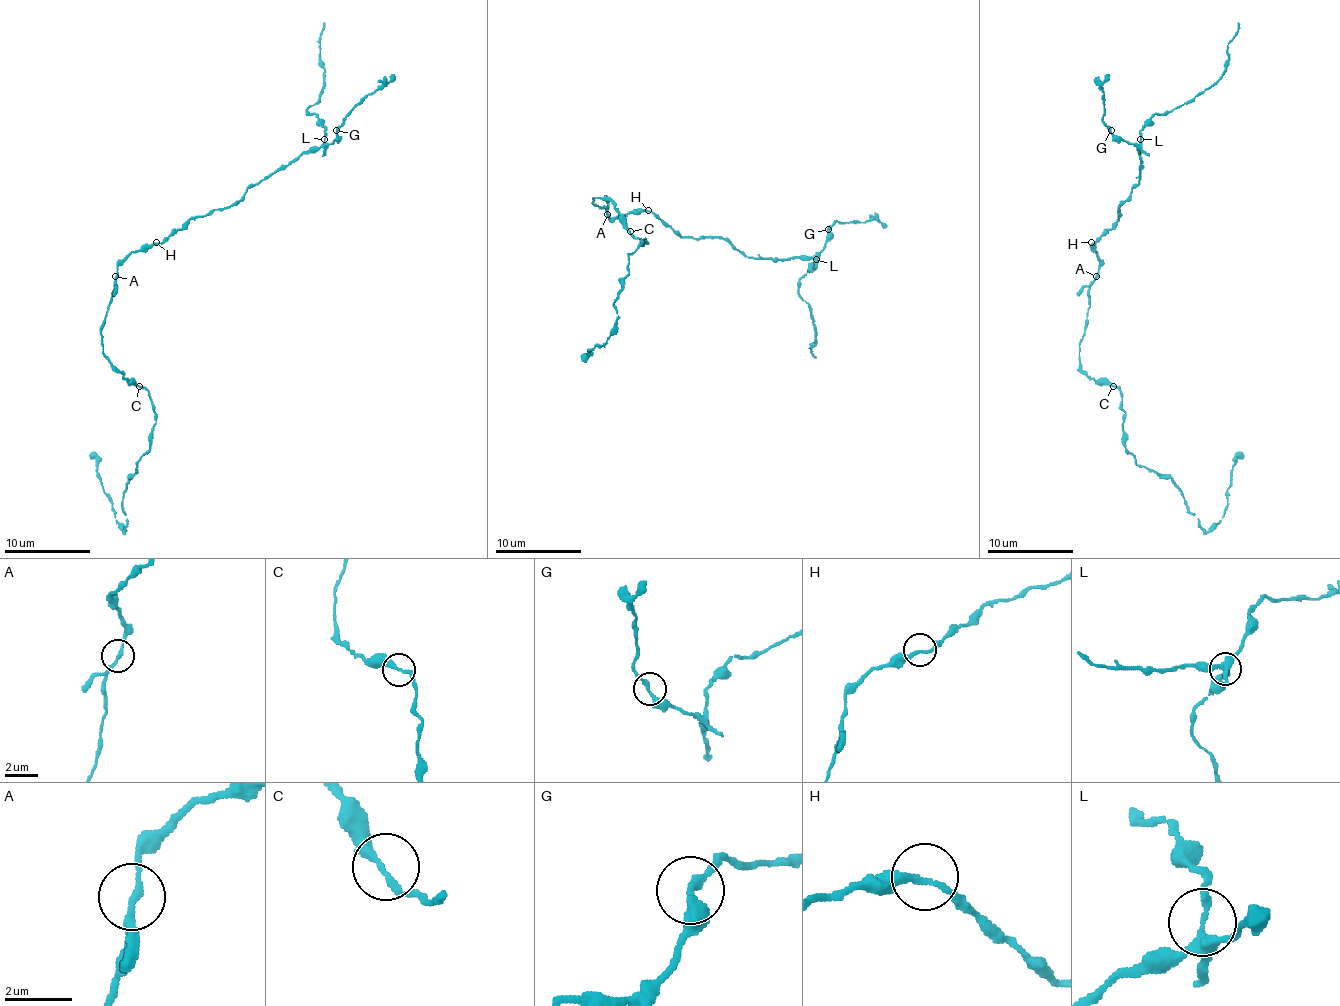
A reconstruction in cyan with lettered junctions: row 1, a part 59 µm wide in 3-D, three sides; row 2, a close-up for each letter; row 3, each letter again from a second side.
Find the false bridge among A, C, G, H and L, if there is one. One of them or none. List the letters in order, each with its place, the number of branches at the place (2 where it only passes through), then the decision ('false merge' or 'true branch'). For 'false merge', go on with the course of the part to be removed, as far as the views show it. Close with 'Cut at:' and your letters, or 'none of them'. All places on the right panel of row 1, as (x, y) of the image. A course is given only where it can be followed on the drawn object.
A: (1096, 276) | 2 | true branch
C: (1113, 386) | 2 | true branch
G: (1111, 130) | 2 | true branch
H: (1091, 242) | 2 | true branch
L: (1140, 139) | 4 | true branch
Cut at: none of them

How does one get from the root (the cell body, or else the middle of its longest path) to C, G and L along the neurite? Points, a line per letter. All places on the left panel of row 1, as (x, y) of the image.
C: (117, 276), (100, 332), (102, 351), (124, 377), (139, 386)
G: (117, 276), (117, 268), (133, 253), (165, 242), (190, 218), (233, 206), (255, 184), (330, 143), (336, 130)
L: (117, 276), (117, 268), (133, 253), (165, 242), (190, 218), (233, 206), (248, 188), (313, 152), (324, 139)

